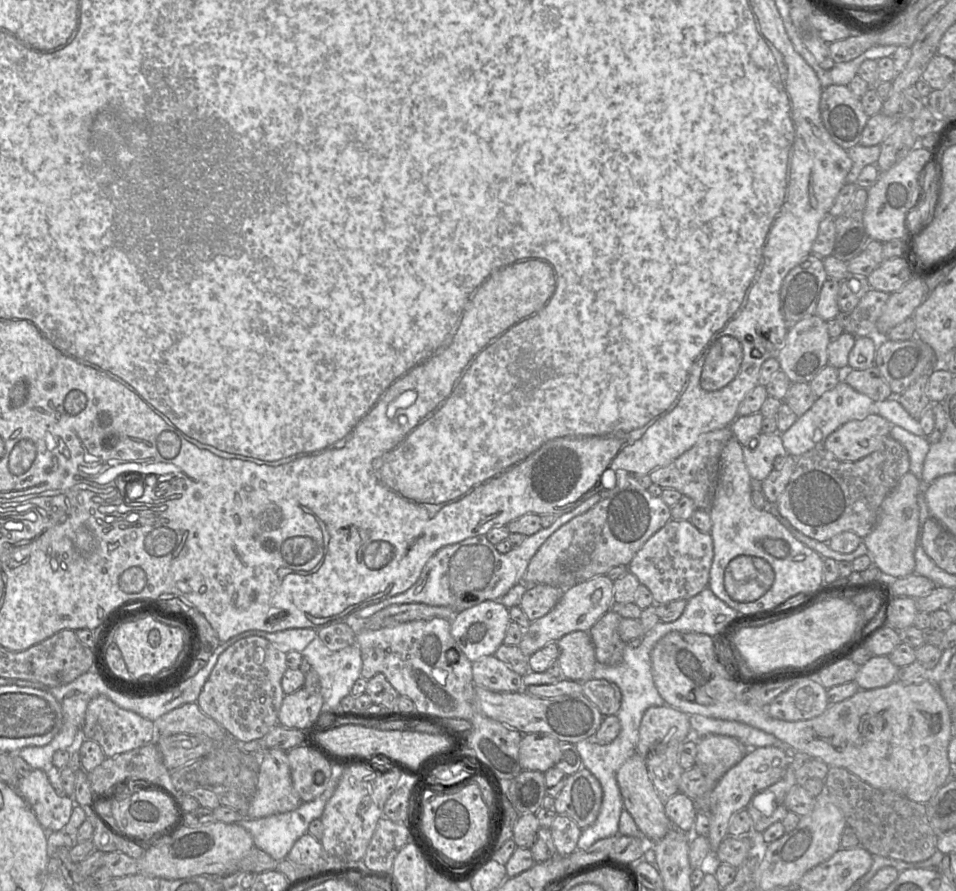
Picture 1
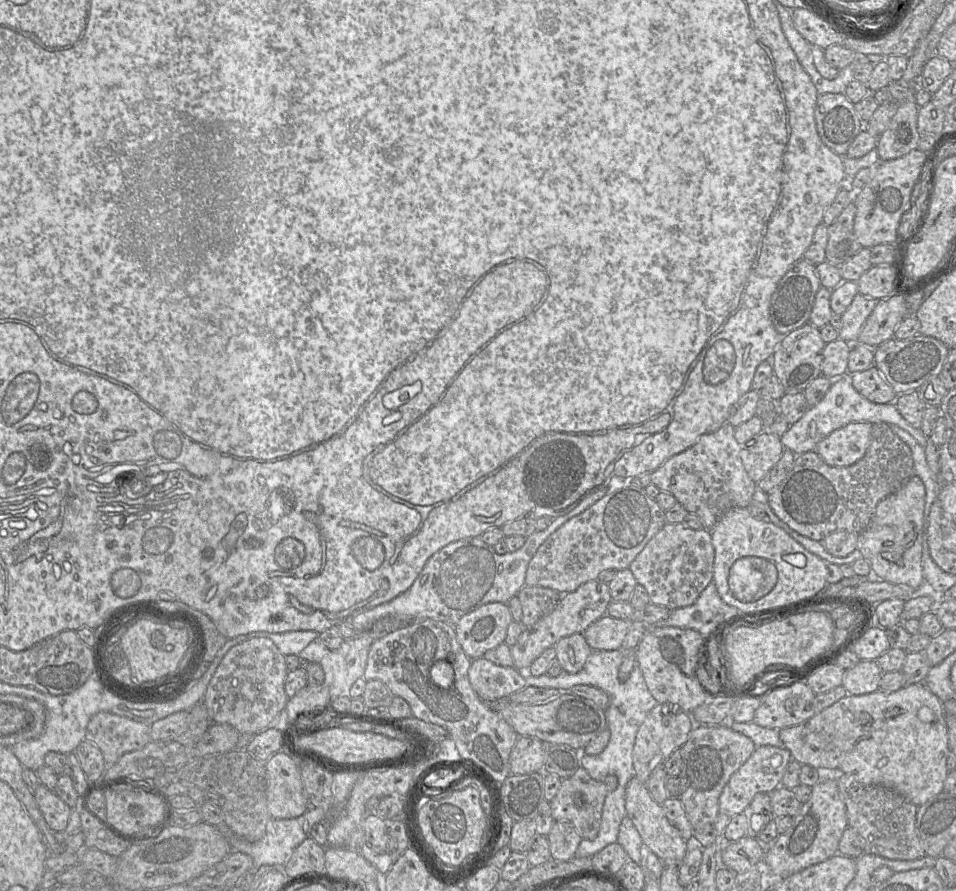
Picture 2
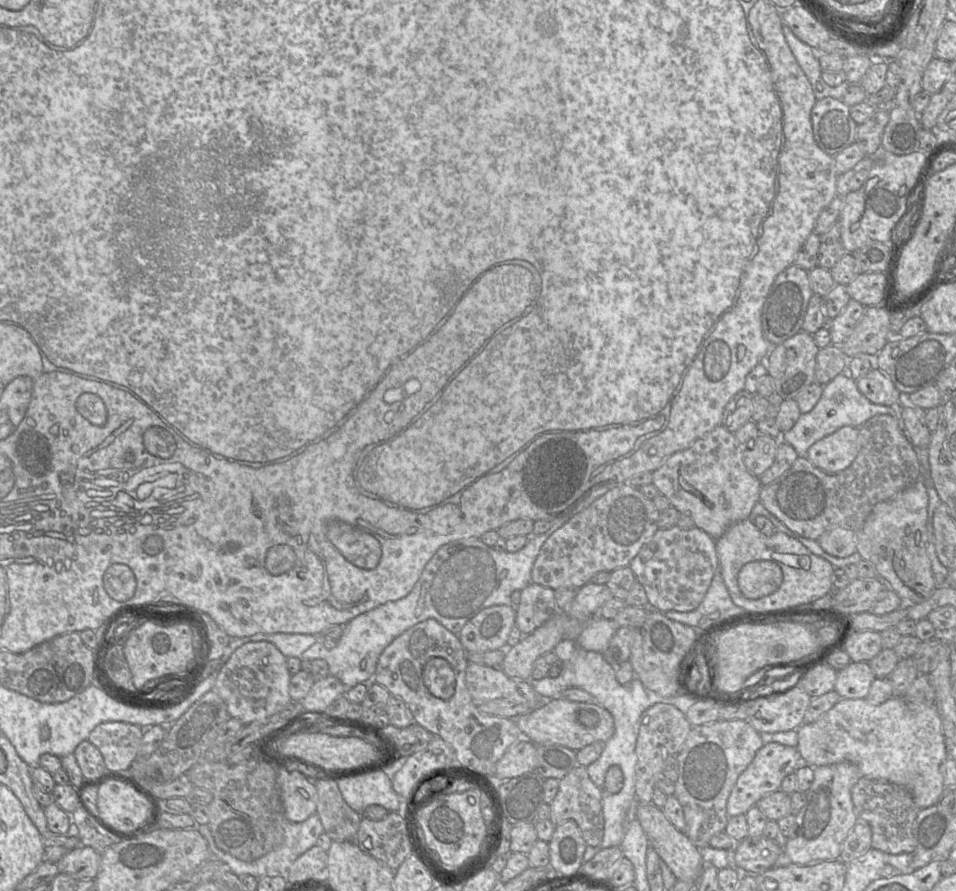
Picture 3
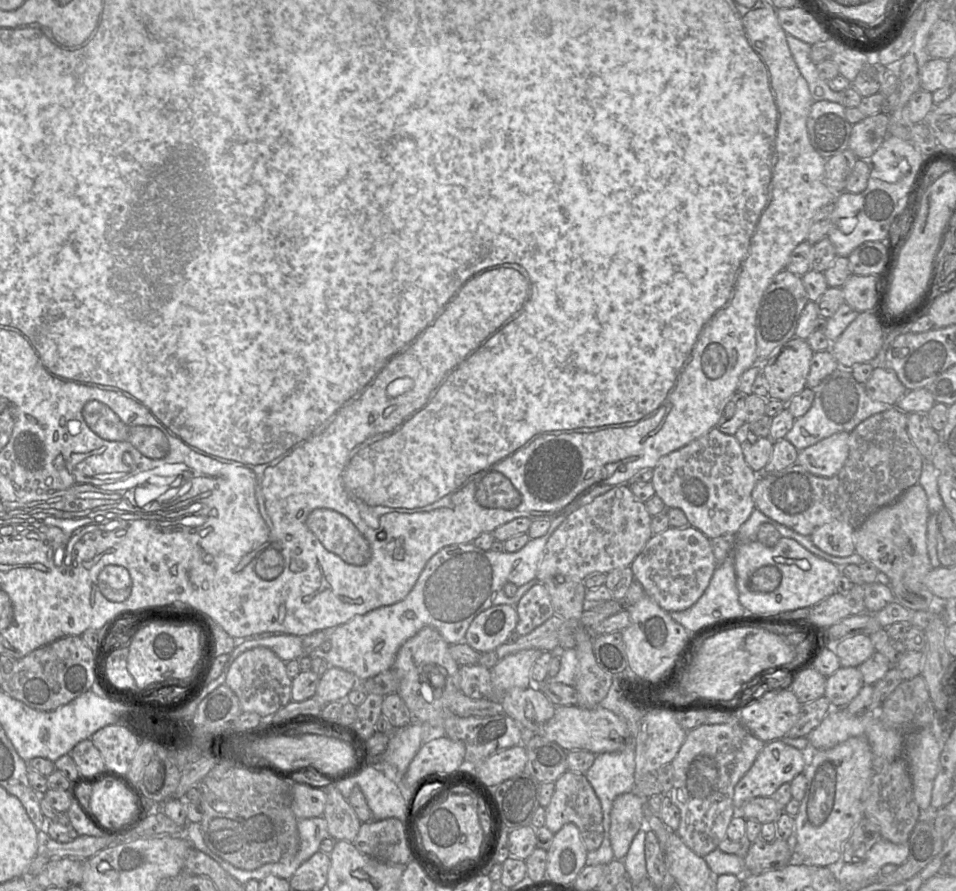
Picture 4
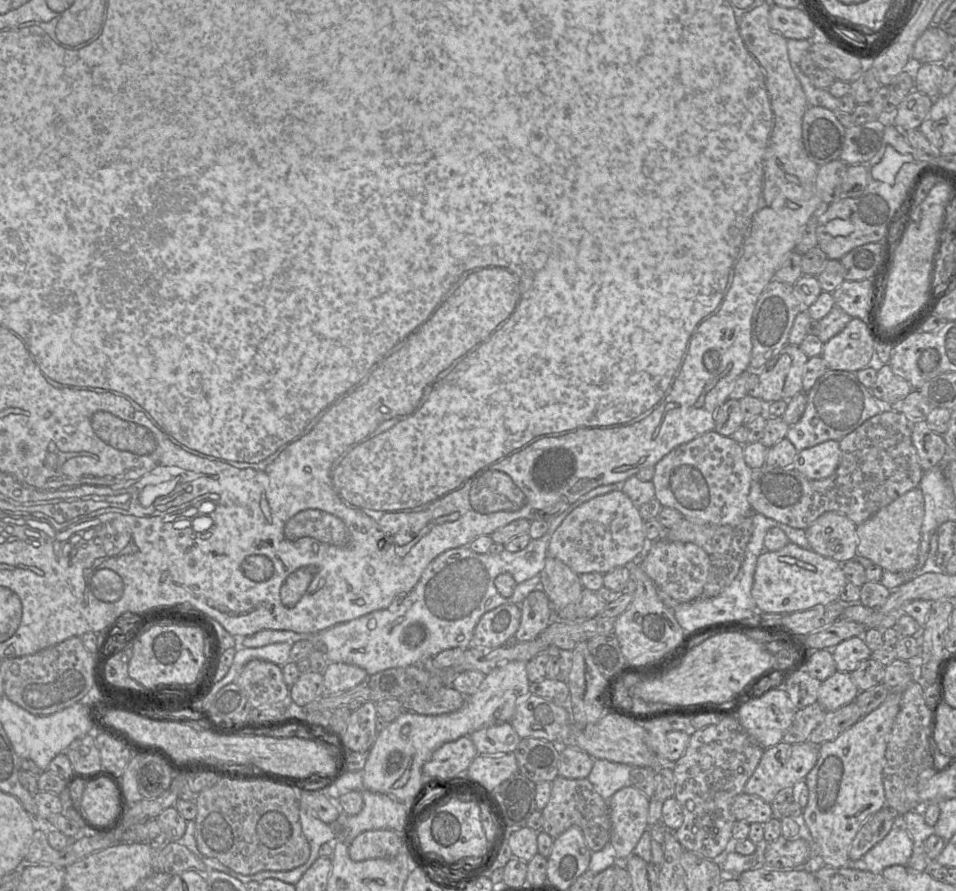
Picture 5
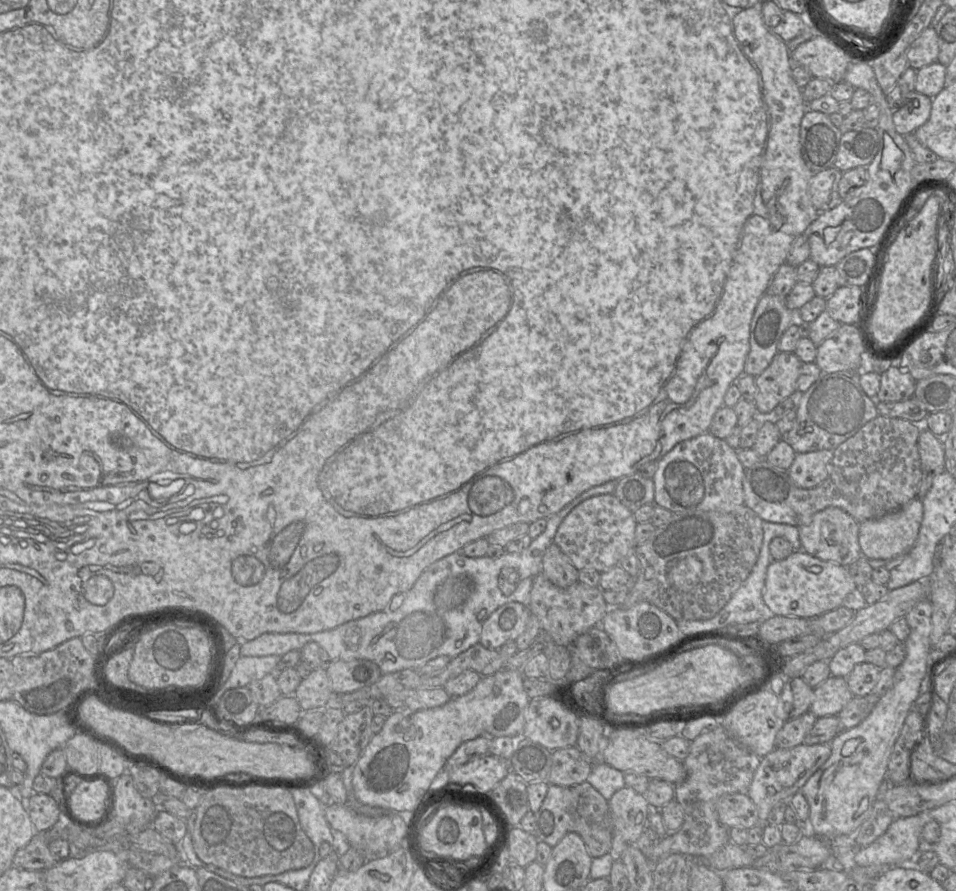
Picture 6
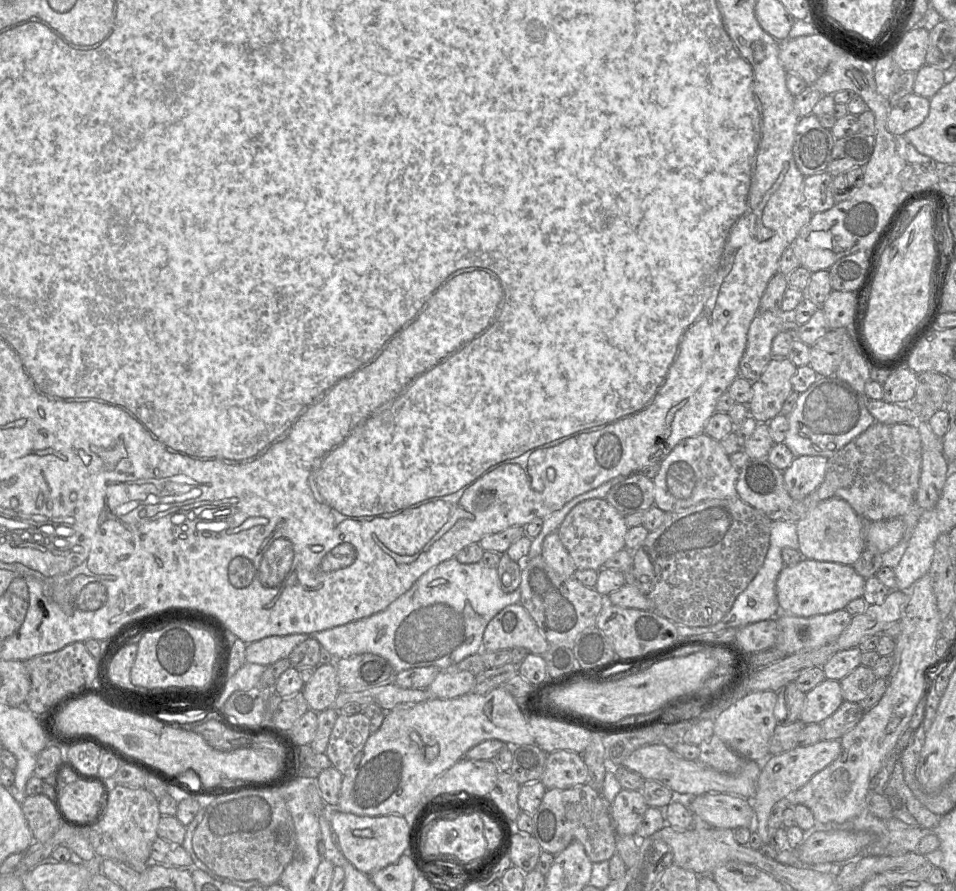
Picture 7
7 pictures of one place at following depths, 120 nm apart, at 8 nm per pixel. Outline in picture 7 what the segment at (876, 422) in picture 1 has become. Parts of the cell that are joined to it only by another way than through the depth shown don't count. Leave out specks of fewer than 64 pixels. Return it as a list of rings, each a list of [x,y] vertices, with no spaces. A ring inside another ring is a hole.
[[[804,455],[794,457],[790,466],[783,471],[785,488],[794,500],[802,500],[824,480],[828,458],[820,455]]]

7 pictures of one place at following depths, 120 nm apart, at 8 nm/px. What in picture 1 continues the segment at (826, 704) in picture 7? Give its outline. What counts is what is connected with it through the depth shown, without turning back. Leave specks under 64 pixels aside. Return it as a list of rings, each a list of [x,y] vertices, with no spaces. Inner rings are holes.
[[[872,656],[860,666],[855,682],[861,690],[885,687],[895,681],[899,667],[888,656]]]

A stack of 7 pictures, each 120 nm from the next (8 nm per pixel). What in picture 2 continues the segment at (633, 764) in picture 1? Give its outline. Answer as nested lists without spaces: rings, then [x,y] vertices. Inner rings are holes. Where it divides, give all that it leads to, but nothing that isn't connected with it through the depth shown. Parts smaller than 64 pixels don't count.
[[[633,777],[626,787],[626,815],[632,820],[643,843],[654,852],[664,865],[679,865],[689,850],[689,843],[666,817],[663,806],[649,793],[646,784]]]

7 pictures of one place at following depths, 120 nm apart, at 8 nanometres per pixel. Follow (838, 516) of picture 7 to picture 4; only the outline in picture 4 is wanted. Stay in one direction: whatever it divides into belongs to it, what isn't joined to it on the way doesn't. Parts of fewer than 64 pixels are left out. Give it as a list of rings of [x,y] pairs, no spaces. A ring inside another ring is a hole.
[[[831,521],[818,528],[810,538],[823,552],[835,557],[848,557],[854,554],[855,529],[846,522]]]

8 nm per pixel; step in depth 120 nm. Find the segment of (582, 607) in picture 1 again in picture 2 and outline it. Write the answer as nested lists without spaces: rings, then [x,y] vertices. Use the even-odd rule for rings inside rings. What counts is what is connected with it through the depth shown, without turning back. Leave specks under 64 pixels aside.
[[[599,580],[588,581],[575,591],[562,594],[557,606],[532,626],[524,627],[517,642],[510,647],[514,667],[525,672],[536,658],[546,649],[555,646],[560,639],[574,633],[583,633],[592,623],[607,614],[607,608],[611,601],[608,584]]]

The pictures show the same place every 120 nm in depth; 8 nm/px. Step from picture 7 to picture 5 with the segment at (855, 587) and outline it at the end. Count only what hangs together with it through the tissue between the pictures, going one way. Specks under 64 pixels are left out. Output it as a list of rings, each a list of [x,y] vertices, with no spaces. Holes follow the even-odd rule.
[[[792,542],[778,551],[765,550],[757,559],[752,586],[757,611],[787,615],[838,600],[848,582],[842,564]]]

